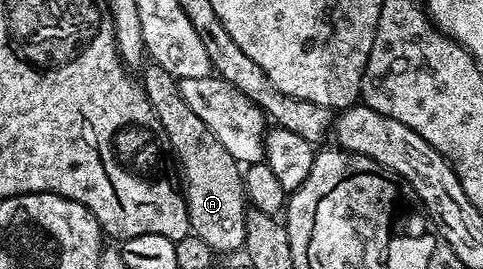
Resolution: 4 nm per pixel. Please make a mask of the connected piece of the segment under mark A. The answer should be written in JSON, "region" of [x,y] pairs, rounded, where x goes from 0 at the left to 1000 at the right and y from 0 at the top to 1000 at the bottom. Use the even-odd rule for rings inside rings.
{"region":[[[308,230],[290,257],[288,294],[337,468],[348,546],[362,584],[389,766],[393,859],[420,885],[447,941],[501,926],[507,903],[511,784],[501,613],[478,587],[478,572],[470,572],[462,528],[453,528],[453,513],[445,513],[445,498],[429,483],[429,465],[387,398],[387,379],[379,379],[364,283],[346,275],[337,245]]]}

